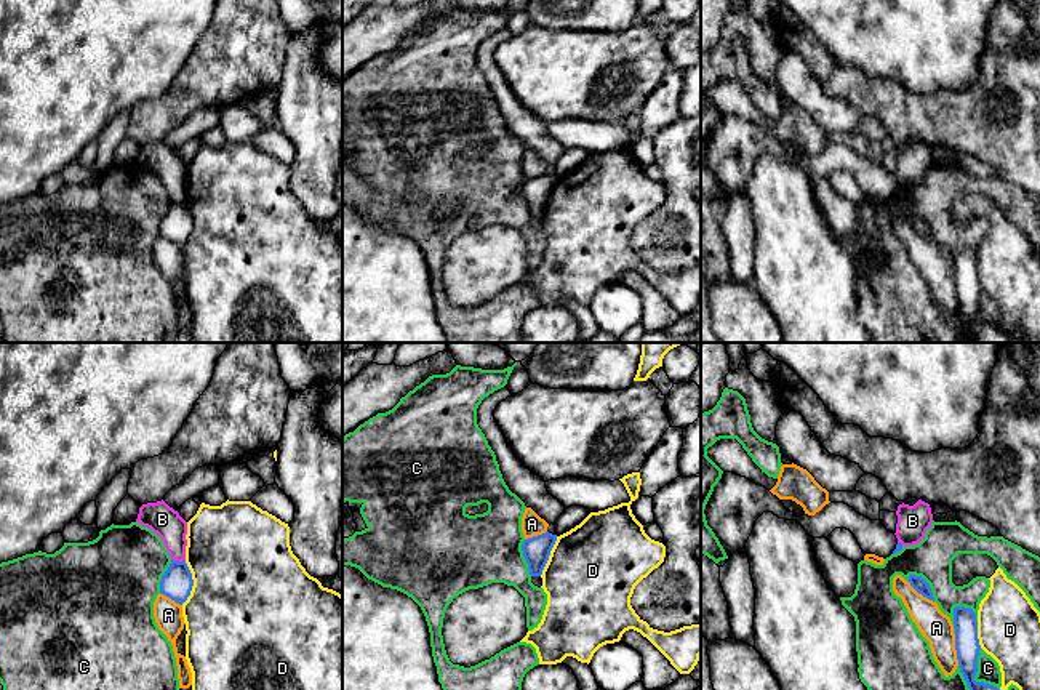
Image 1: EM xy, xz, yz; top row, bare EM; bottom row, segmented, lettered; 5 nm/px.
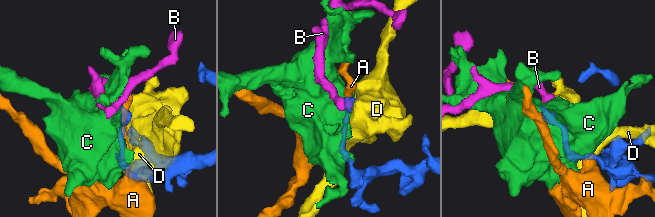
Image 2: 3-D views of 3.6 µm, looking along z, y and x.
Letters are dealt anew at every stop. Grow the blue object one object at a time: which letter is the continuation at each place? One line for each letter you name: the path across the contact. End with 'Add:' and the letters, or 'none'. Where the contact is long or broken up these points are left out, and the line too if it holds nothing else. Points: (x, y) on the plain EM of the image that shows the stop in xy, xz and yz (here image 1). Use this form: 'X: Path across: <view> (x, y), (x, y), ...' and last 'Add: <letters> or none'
Add: none

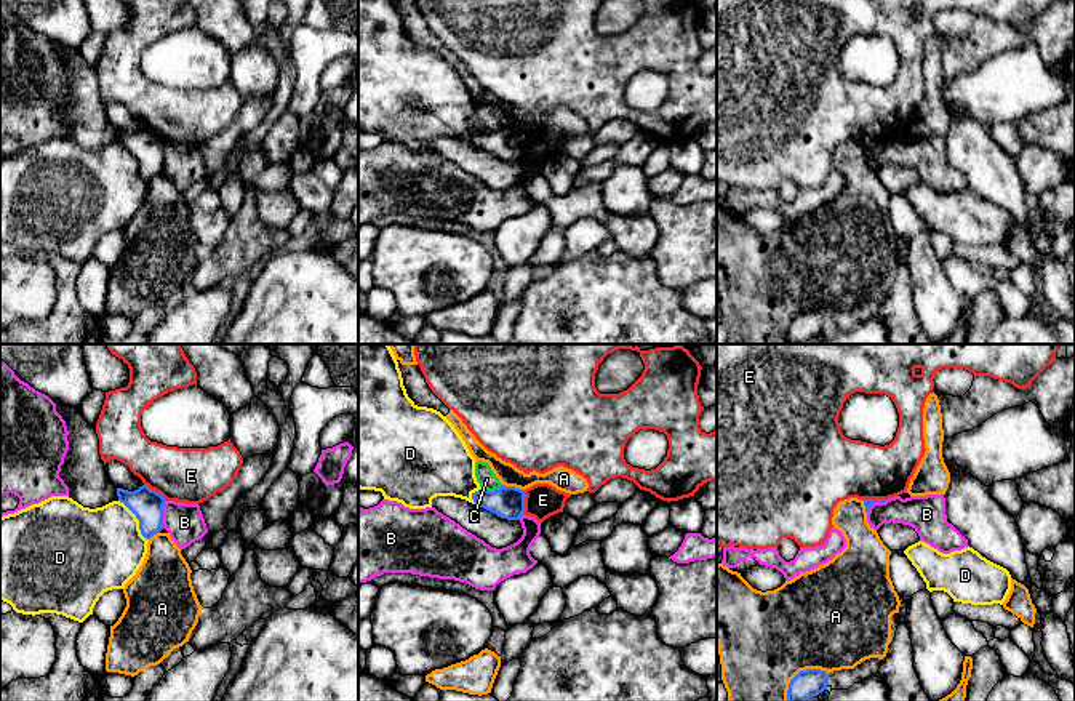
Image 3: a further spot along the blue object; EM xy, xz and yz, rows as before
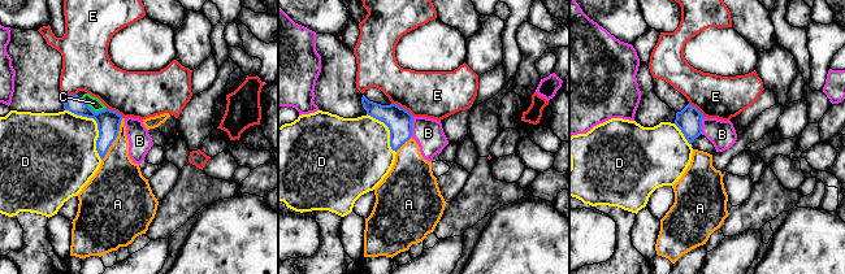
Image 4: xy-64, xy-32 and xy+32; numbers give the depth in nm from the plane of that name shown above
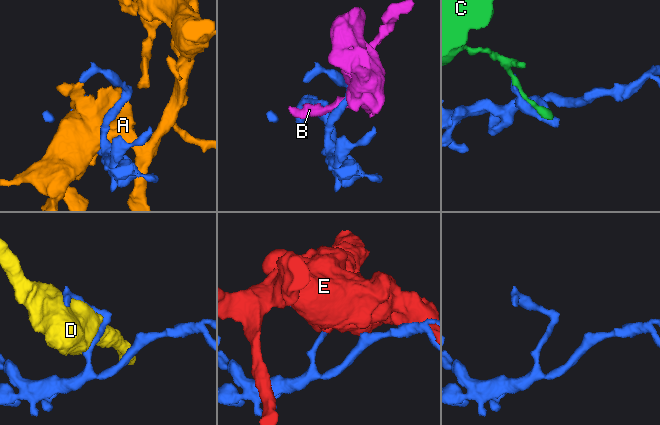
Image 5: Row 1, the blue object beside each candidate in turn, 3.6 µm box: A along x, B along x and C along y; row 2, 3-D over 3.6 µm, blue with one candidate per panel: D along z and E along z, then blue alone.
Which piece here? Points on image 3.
Add: none

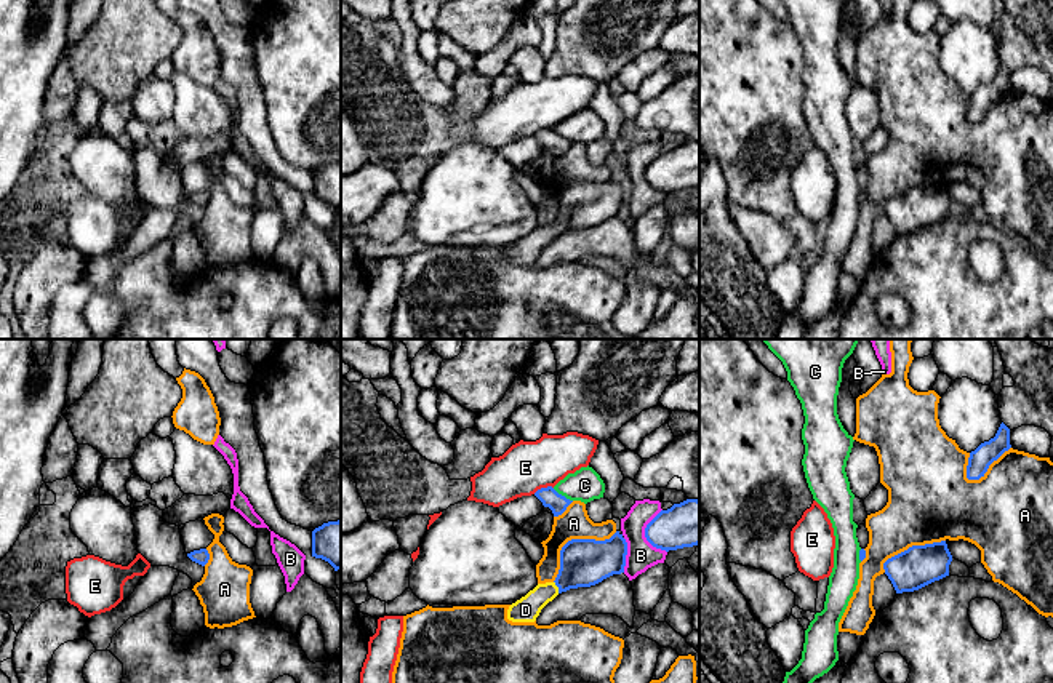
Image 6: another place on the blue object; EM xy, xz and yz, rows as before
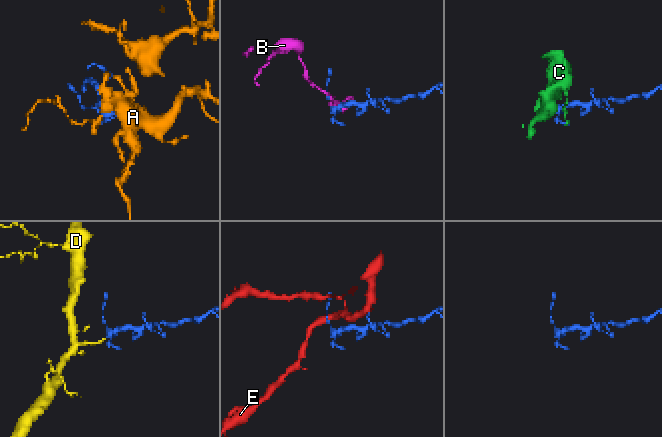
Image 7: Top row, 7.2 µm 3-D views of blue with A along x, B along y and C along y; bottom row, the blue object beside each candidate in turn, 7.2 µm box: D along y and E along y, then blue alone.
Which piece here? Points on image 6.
D: Path across: xz (583, 203), (557, 227), (541, 235), (525, 251)
Add: D

